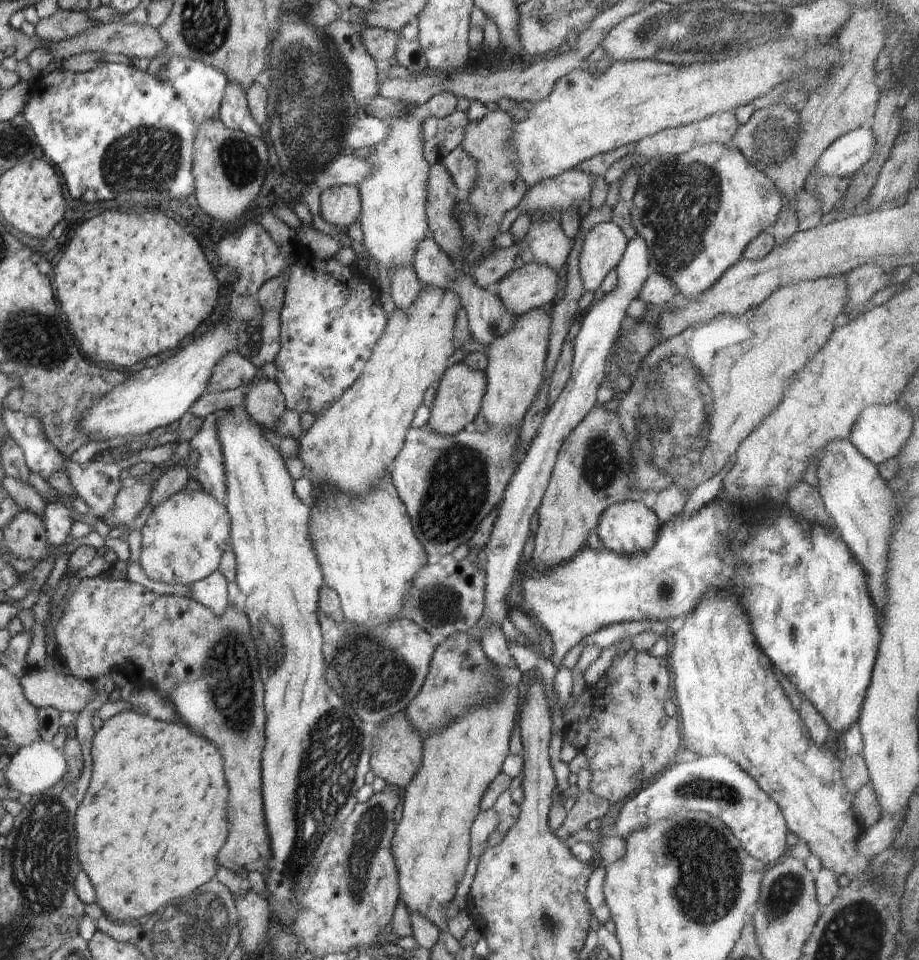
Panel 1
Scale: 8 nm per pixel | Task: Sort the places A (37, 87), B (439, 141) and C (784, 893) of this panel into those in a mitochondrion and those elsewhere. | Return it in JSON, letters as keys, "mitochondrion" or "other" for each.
{"A":"other","B":"other","C":"mitochondrion"}

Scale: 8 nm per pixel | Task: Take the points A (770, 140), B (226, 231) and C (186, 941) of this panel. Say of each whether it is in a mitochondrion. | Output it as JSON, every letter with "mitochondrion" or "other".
{"A":"mitochondrion","B":"other","C":"mitochondrion"}

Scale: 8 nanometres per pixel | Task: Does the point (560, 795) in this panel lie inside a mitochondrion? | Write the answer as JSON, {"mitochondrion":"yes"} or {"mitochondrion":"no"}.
{"mitochondrion":"no"}

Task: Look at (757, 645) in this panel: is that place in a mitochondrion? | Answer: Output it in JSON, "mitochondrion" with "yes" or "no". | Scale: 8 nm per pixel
{"mitochondrion":"no"}

